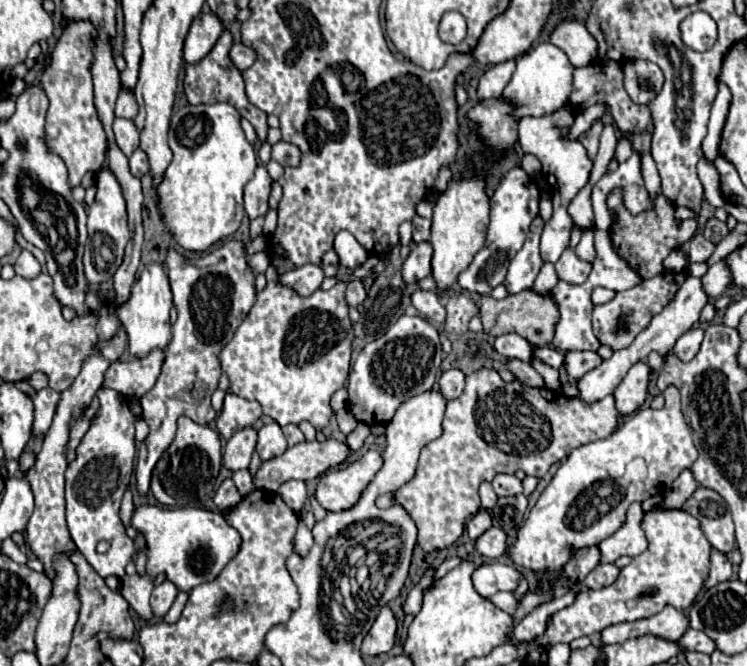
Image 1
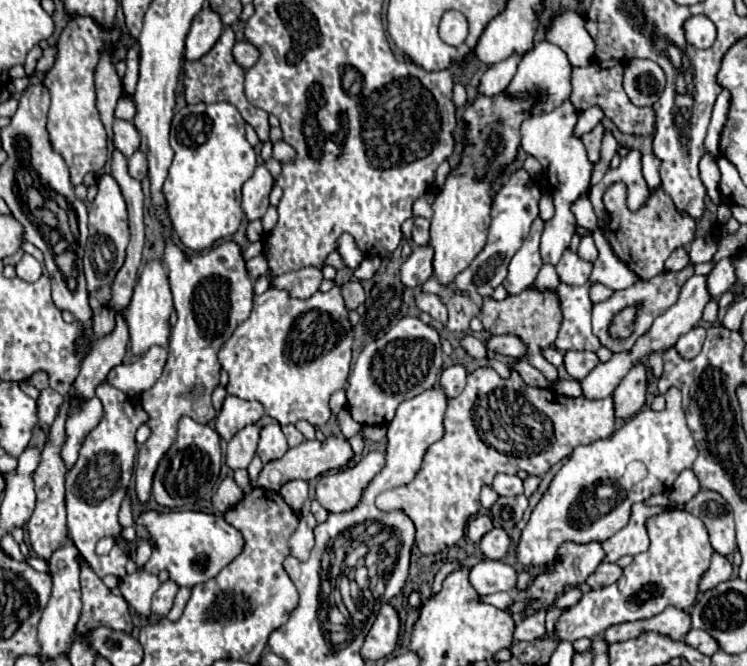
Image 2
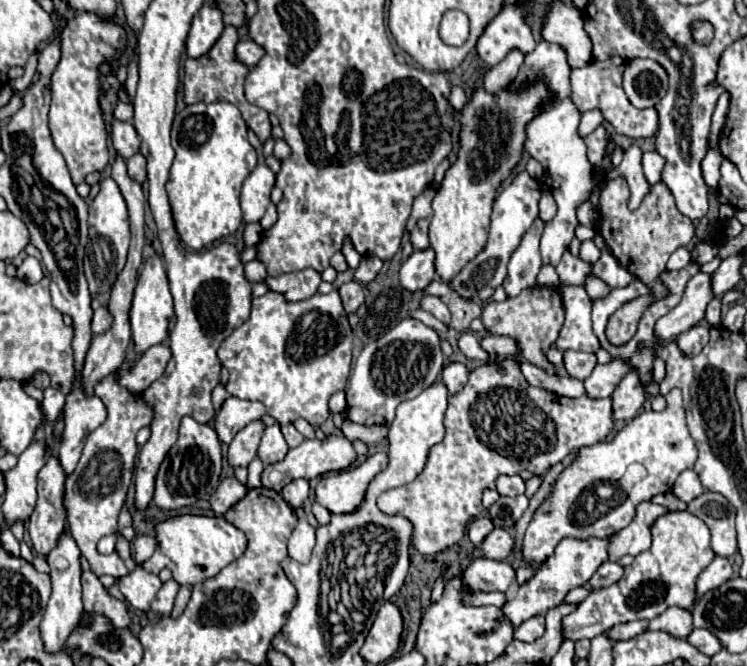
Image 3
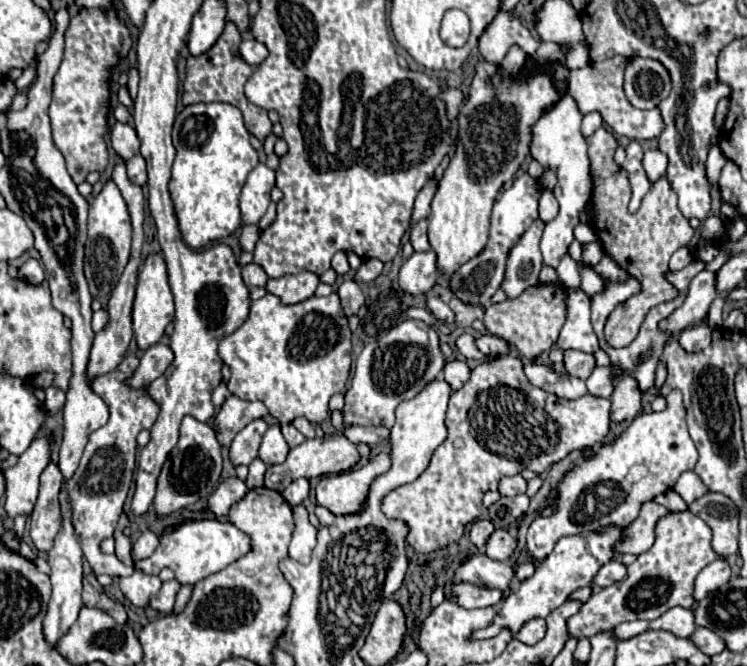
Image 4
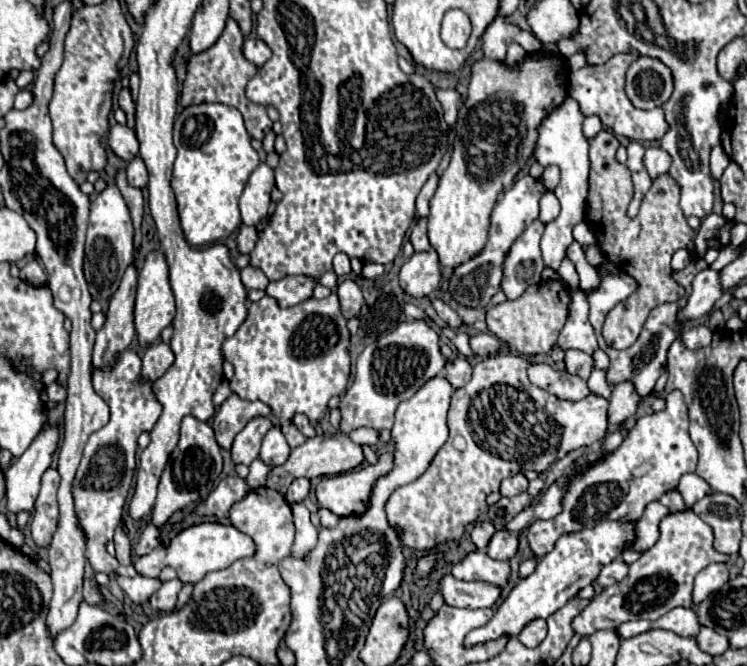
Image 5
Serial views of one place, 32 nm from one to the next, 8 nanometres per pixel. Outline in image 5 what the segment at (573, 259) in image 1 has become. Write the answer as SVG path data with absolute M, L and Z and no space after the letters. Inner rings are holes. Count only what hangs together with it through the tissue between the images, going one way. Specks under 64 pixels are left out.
M566 258L564 264L560 266L558 276L560 276L560 280L564 280L572 290L578 288L578 274L576 274L576 270L574 270L574 264L572 264L568 258Z

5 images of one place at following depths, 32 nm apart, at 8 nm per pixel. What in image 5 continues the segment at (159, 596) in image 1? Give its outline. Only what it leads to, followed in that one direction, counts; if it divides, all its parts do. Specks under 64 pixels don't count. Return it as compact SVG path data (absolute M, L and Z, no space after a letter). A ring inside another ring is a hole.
M174 578L174 580L168 580L168 582L162 582L160 588L150 596L150 604L154 610L158 612L172 612L174 606L176 606L176 598L178 598L178 592L184 584Z

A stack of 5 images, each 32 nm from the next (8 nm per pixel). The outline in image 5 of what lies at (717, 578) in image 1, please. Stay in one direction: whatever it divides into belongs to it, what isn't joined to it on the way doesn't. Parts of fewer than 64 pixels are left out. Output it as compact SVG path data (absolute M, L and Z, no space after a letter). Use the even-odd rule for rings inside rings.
M710 564L706 566L694 582L694 606L706 600L712 592L728 582L728 566L726 564Z

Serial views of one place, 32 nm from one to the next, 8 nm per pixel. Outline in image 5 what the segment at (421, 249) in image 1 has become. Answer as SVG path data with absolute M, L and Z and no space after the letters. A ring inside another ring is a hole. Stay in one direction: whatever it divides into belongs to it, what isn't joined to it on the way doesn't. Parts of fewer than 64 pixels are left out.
M416 252L402 268L400 268L400 286L406 294L414 298L426 298L436 292L440 286L442 270L438 254L432 252Z

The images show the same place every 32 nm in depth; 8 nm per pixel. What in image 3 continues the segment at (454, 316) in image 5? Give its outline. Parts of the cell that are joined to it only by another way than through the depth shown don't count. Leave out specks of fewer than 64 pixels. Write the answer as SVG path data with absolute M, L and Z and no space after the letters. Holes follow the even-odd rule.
M426 294L426 296L422 298L422 308L428 310L430 314L434 314L434 316L436 316L440 322L444 322L444 324L450 324L450 320L452 320L452 314L450 314L448 306L446 306L438 296Z

